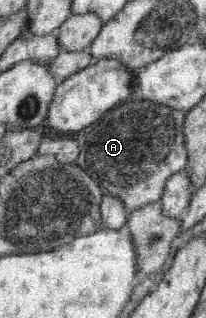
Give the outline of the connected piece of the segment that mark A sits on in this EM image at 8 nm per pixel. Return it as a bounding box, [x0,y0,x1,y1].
[79,99,190,211]

